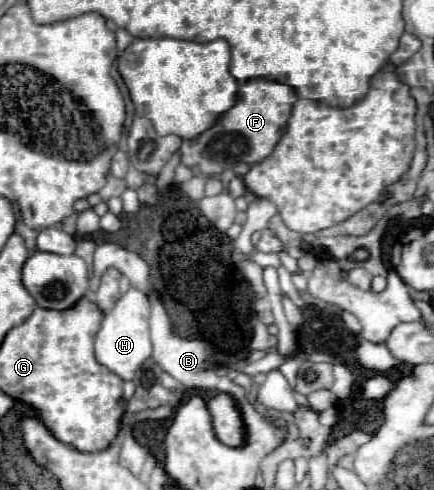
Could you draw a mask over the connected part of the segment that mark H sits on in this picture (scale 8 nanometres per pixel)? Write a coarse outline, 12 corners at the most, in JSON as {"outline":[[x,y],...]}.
{"outline":[[128,289],[102,319],[96,361],[124,381],[152,355],[148,297]]}

